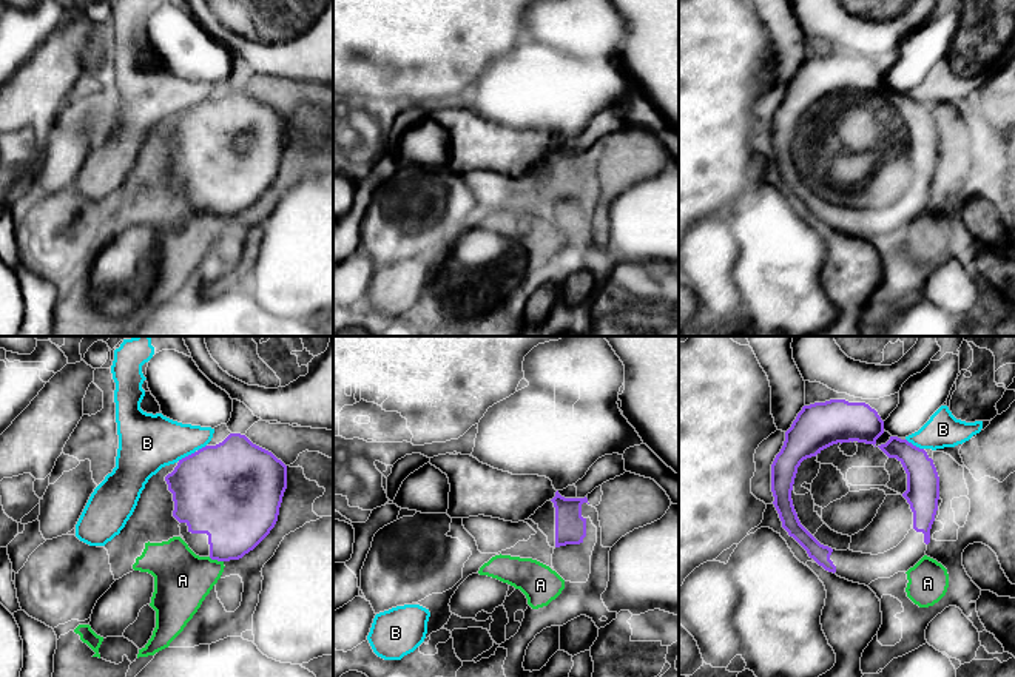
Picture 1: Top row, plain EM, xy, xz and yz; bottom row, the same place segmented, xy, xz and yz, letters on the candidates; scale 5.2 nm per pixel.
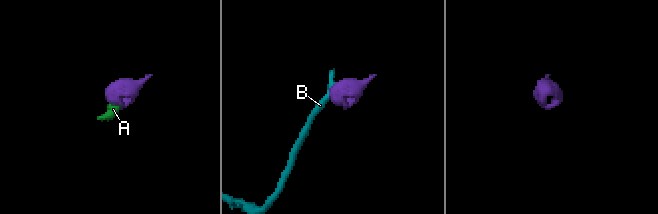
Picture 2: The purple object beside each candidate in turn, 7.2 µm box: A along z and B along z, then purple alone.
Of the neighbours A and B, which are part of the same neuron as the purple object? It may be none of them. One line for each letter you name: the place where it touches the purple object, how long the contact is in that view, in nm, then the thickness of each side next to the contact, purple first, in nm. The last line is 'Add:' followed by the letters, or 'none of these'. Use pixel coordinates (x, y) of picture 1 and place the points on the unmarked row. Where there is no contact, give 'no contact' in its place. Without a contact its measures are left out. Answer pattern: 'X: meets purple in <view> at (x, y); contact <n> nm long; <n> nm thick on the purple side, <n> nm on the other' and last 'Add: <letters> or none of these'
Add: none of these

